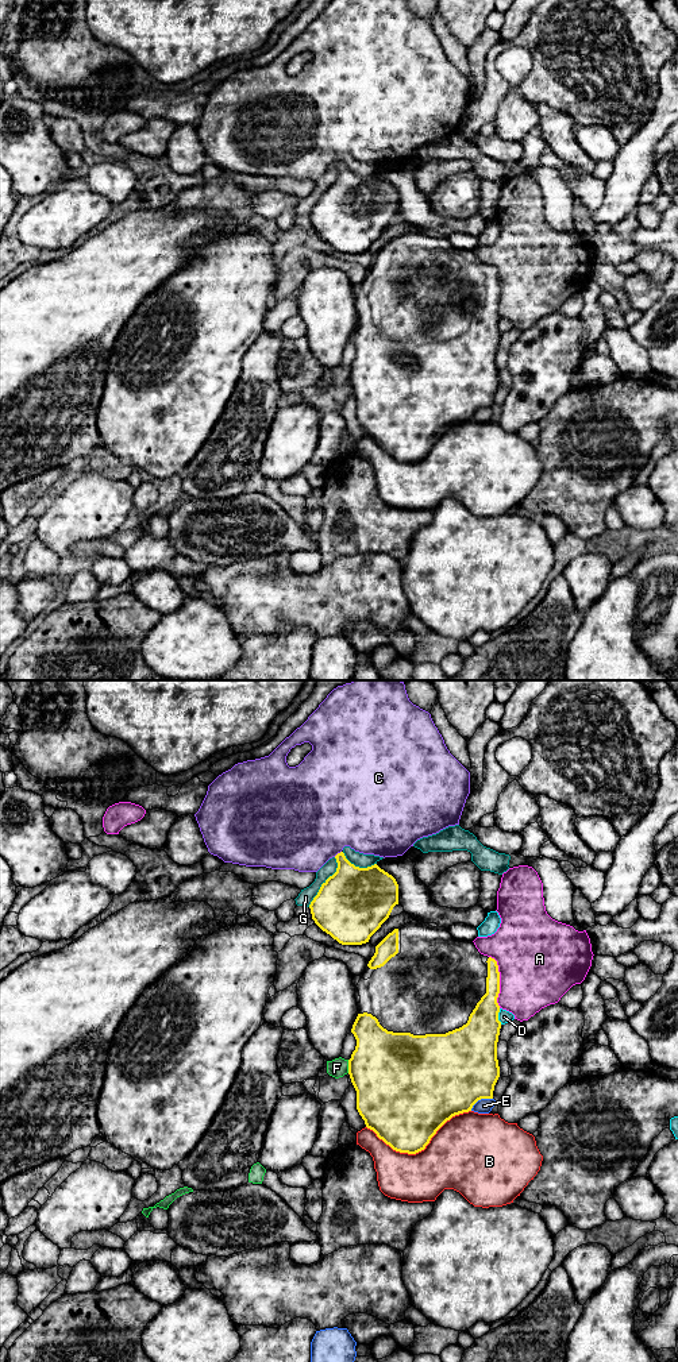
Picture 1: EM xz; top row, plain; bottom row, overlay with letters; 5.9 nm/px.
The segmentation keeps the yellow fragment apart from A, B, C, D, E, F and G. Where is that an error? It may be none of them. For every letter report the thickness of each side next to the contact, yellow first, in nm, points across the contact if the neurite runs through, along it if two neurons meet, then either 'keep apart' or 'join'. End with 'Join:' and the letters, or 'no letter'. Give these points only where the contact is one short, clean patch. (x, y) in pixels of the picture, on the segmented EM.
A: calibres 180 and 460 nm; keep apart
B: calibres 440 and 400 nm; keep apart
C: calibres 320 and 500 nm; border xz (341, 851), (334, 856); keep apart
D: calibres 300 and 80 nm; keep apart
E: calibres 480 and 90 nm; keep apart
F: calibres 460 and 120 nm; border xz (347, 1060), (349, 1072); keep apart
G: calibres 420 and 90 nm; keep apart
Join: no letter

